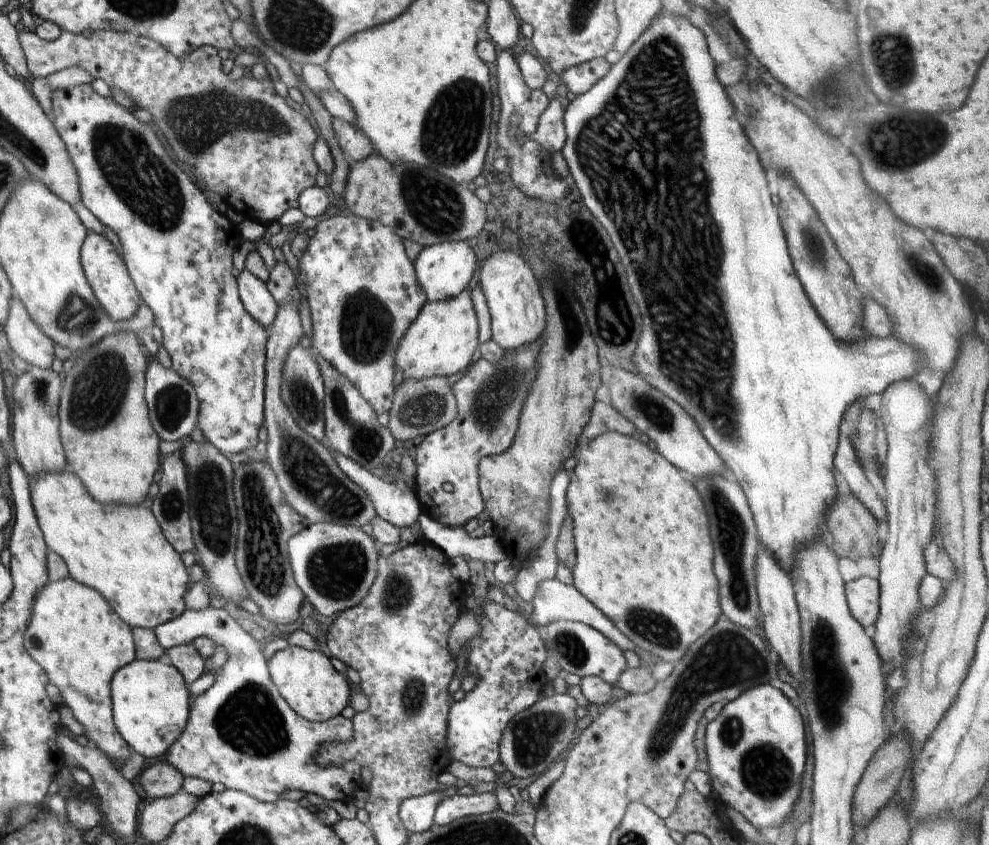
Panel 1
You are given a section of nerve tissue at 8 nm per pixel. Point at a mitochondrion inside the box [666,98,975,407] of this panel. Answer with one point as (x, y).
(902, 143)

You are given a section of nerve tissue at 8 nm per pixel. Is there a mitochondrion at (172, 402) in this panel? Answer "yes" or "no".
yes

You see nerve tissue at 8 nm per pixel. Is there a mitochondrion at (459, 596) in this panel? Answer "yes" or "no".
no

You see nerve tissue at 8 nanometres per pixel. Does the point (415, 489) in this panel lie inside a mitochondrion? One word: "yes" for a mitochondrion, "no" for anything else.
no

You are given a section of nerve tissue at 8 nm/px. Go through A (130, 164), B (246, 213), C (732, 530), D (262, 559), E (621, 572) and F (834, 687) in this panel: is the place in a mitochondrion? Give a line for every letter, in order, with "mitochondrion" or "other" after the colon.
A: mitochondrion
B: other
C: mitochondrion
D: mitochondrion
E: other
F: mitochondrion

